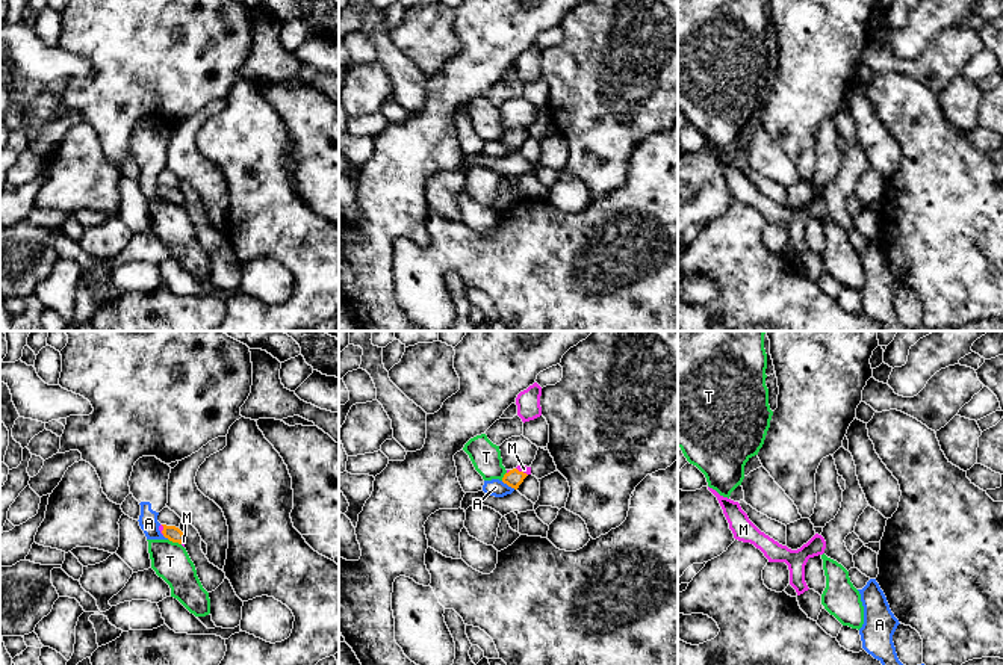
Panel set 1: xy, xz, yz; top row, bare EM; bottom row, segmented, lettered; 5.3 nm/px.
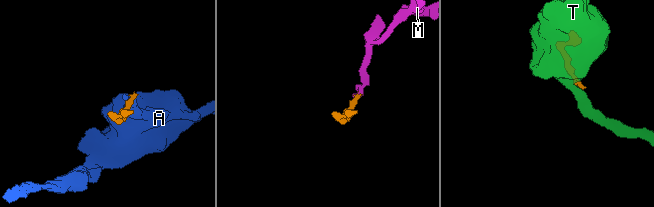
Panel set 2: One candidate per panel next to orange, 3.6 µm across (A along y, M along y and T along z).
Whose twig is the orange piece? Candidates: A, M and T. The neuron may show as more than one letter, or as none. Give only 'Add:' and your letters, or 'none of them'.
Add: M

